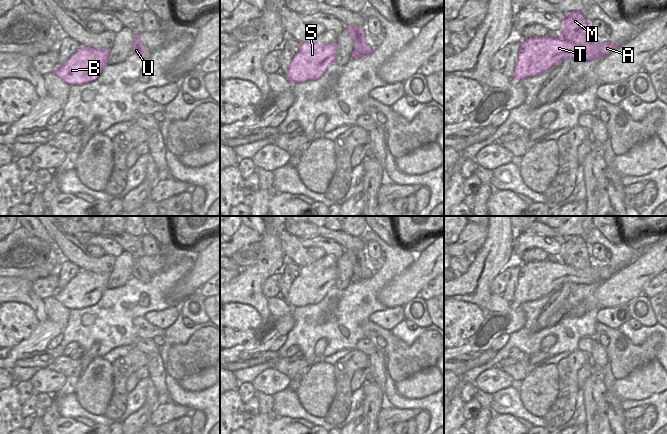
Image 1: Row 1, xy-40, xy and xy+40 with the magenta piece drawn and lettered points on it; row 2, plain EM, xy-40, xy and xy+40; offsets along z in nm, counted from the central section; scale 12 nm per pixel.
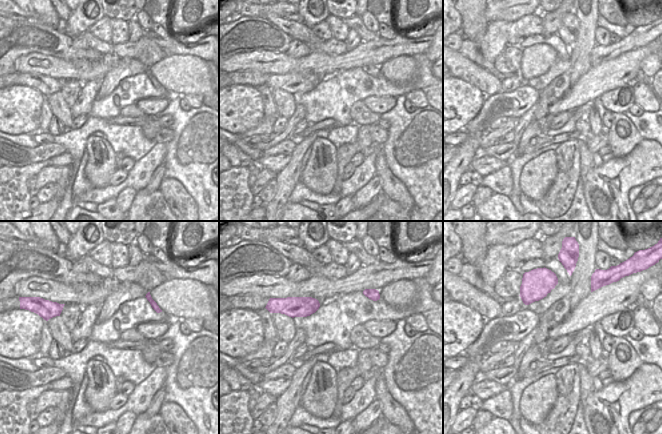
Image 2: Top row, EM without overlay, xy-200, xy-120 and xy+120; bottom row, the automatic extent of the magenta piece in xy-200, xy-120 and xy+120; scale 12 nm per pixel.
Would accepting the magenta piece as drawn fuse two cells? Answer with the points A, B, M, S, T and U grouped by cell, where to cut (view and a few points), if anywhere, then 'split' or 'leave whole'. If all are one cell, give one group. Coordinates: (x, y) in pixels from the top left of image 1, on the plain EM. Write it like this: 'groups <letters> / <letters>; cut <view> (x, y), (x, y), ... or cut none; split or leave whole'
groups A B S T / M U; cut xy+40 (561, 261), (574, 268), (590, 267); split

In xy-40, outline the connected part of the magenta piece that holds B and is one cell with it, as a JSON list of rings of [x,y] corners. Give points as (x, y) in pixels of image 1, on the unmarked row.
[[[81,269],[68,285],[60,291],[57,290],[53,297],[69,310],[91,307],[108,288],[110,275]]]

